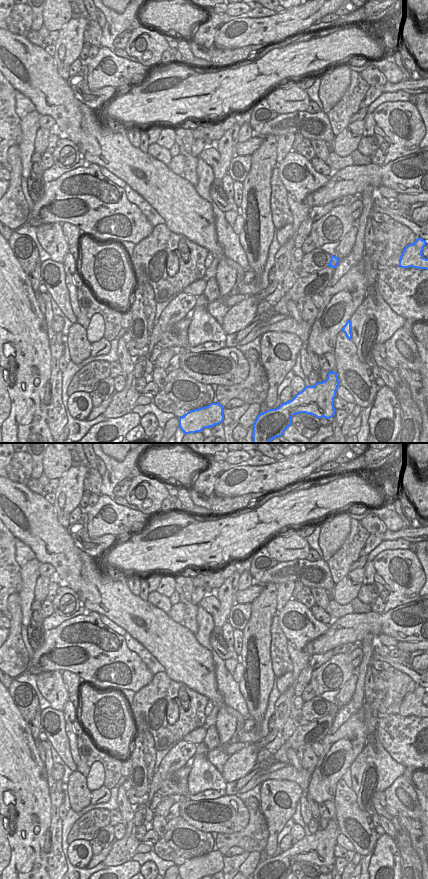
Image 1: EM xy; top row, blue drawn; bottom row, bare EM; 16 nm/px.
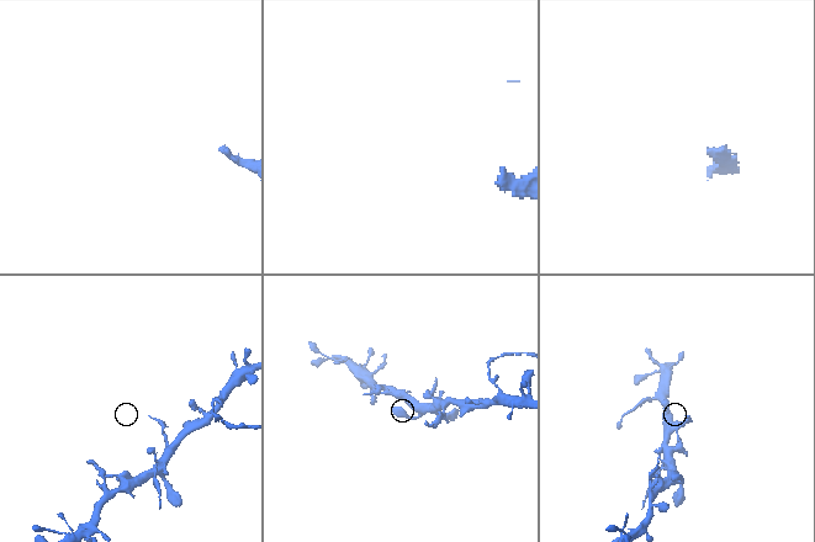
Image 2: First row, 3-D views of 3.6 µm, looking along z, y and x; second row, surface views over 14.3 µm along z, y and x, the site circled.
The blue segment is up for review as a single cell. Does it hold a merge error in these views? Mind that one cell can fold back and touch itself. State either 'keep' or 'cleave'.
cleave

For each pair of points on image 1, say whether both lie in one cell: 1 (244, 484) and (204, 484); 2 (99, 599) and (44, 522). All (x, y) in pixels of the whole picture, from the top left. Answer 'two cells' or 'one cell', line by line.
1: two cells
2: one cell

